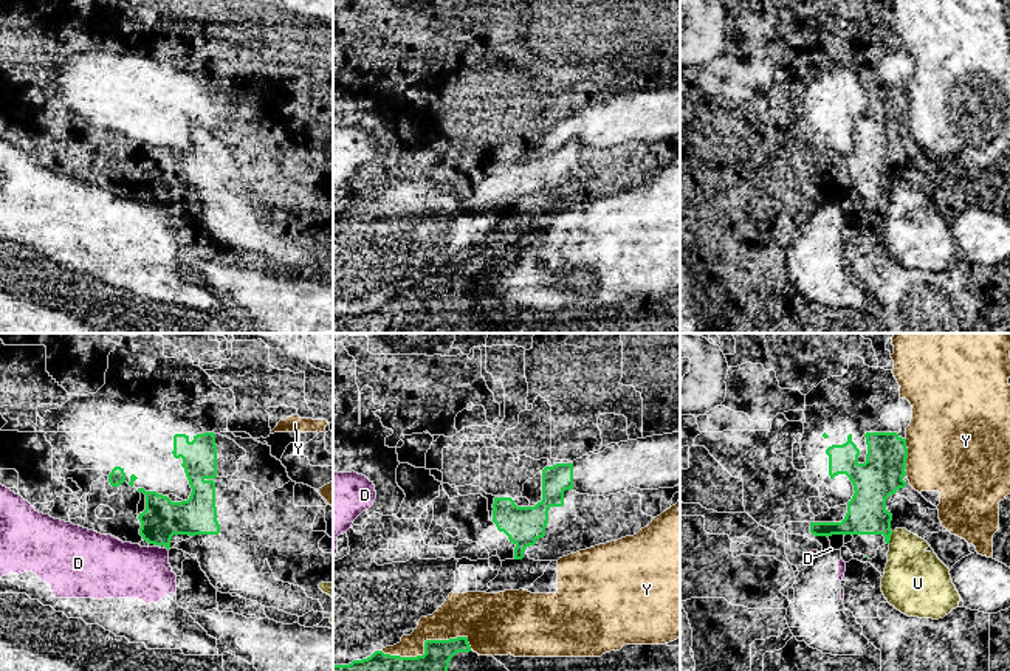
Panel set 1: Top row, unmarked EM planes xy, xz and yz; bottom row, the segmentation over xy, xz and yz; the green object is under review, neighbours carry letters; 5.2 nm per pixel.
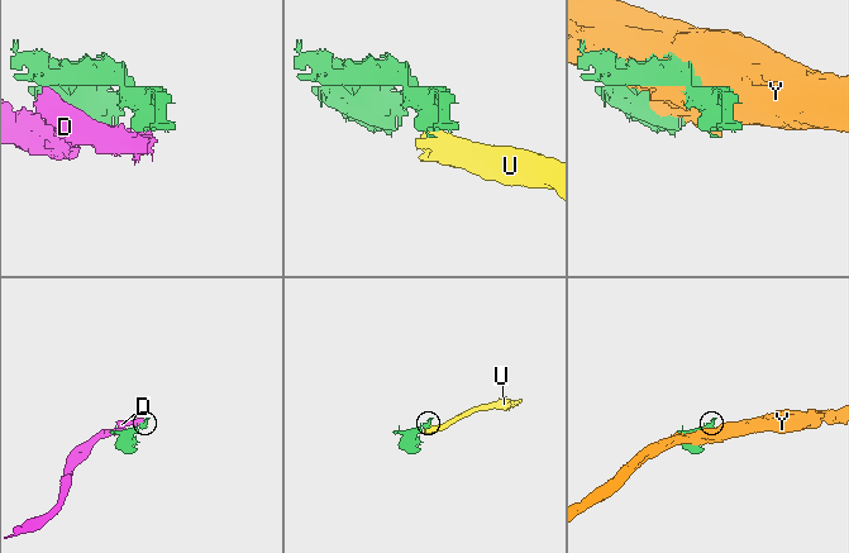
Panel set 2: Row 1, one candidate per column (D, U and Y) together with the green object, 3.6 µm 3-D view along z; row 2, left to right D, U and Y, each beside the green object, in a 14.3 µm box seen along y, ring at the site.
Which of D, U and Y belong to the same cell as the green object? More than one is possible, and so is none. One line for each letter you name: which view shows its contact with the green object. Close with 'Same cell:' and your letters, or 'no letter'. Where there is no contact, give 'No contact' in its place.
Same cell: no letter

